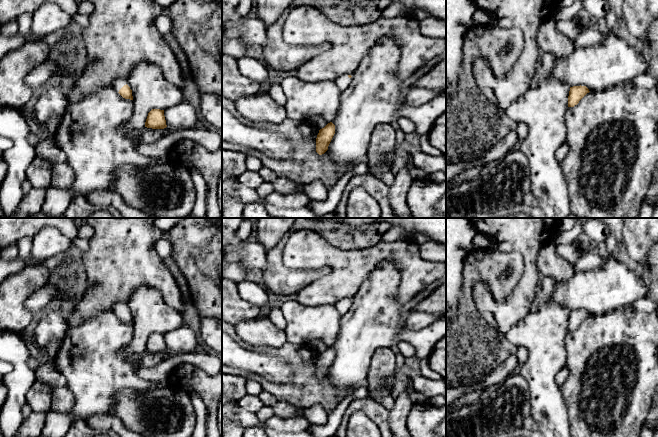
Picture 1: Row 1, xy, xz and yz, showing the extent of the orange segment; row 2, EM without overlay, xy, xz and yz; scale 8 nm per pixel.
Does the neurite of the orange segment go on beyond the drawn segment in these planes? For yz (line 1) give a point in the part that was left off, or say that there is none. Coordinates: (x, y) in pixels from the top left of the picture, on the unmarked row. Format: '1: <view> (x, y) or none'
1: none

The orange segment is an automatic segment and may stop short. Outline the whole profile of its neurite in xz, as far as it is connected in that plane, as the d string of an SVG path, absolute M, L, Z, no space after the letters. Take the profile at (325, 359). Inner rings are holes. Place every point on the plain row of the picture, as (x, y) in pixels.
M330 346L324 352L319 354L316 362L316 376L319 379L324 378L328 374L328 370L335 358L335 349Z

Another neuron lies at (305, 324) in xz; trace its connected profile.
M295 299L279 305L287 322L284 332L288 343L322 341L327 347L335 343L342 317L335 305L306 306Z

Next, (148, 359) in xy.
M144 351L141 356L136 357L137 363L144 367L155 367L159 365L163 360L163 353L152 353Z

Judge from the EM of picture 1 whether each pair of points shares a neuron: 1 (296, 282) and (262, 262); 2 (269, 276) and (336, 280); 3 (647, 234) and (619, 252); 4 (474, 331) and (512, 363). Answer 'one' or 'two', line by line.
1: two
2: two
3: two
4: two

